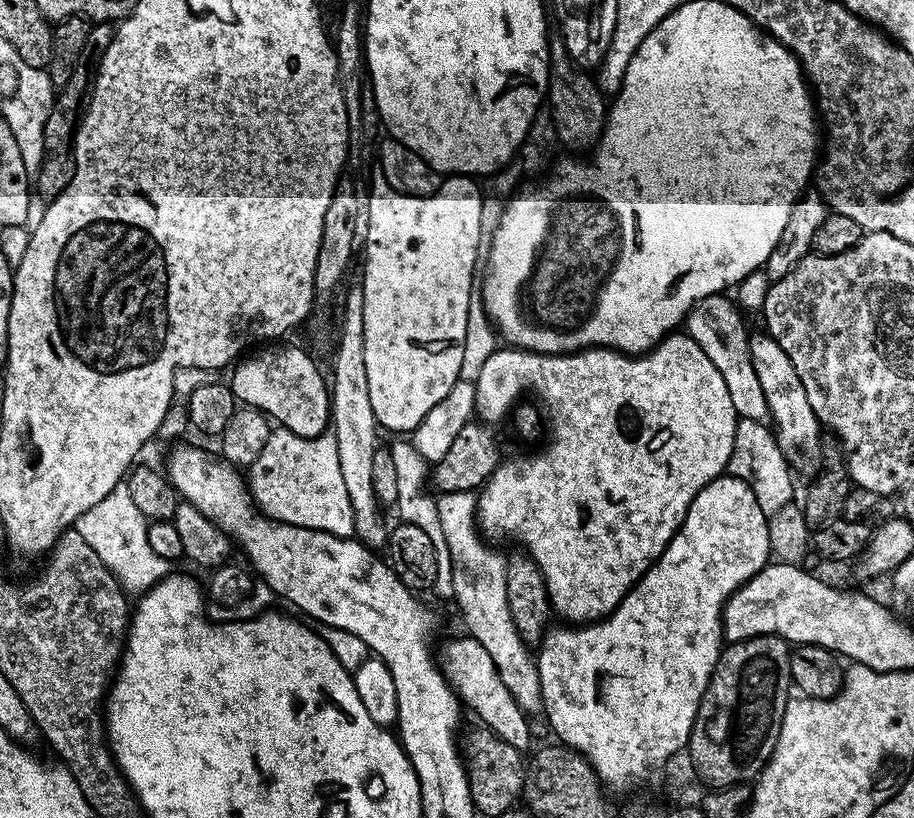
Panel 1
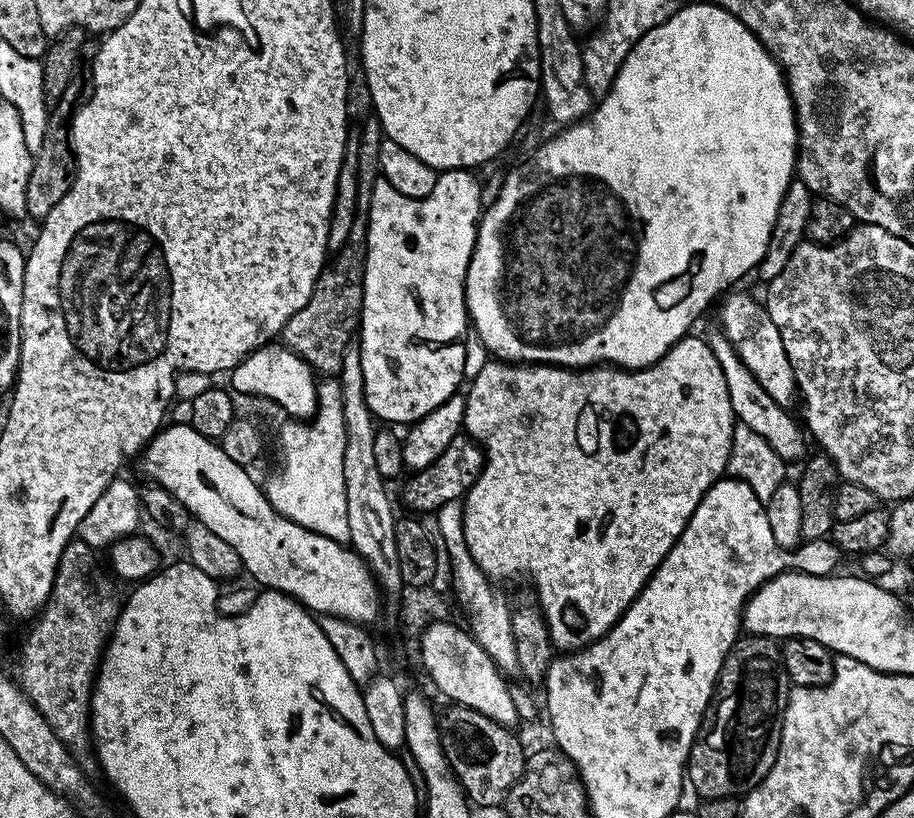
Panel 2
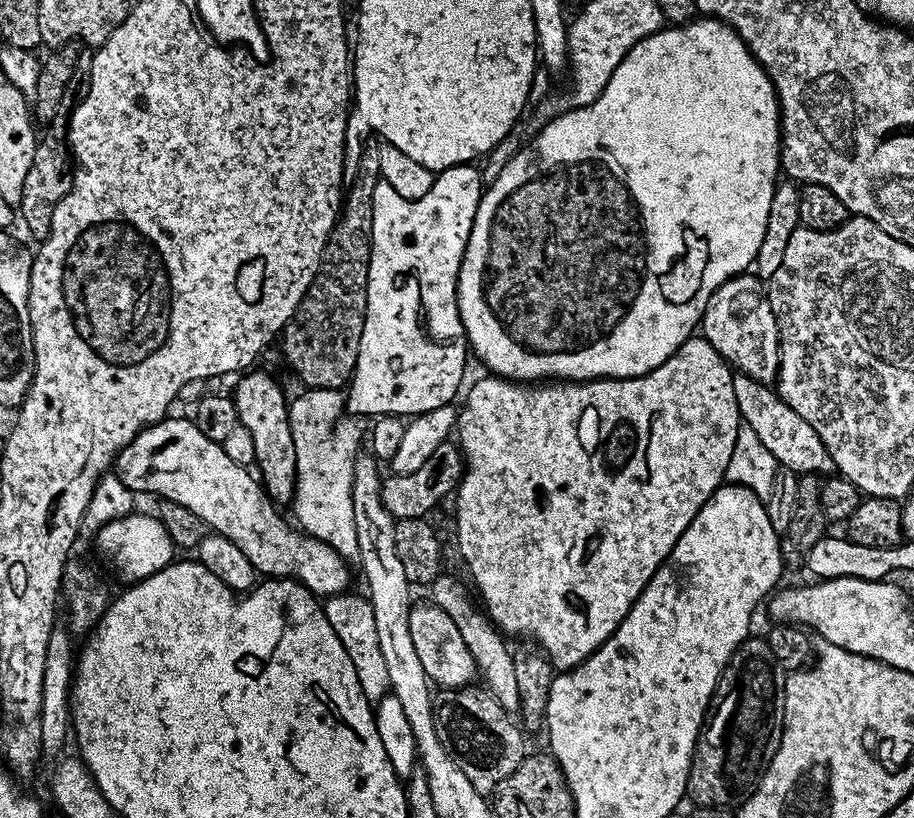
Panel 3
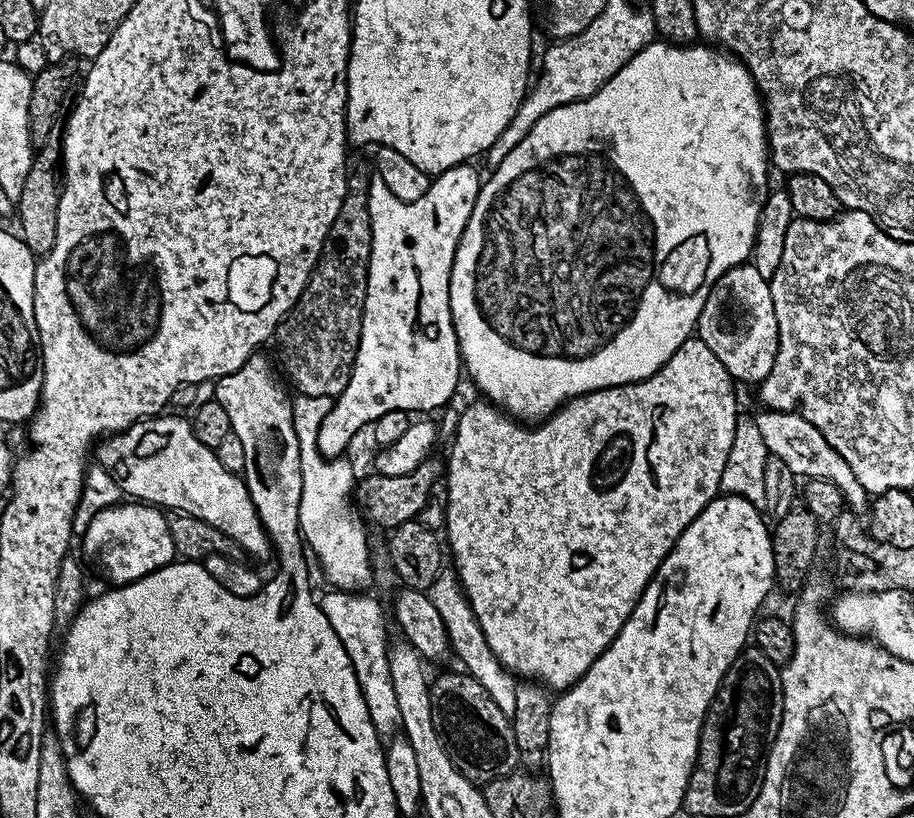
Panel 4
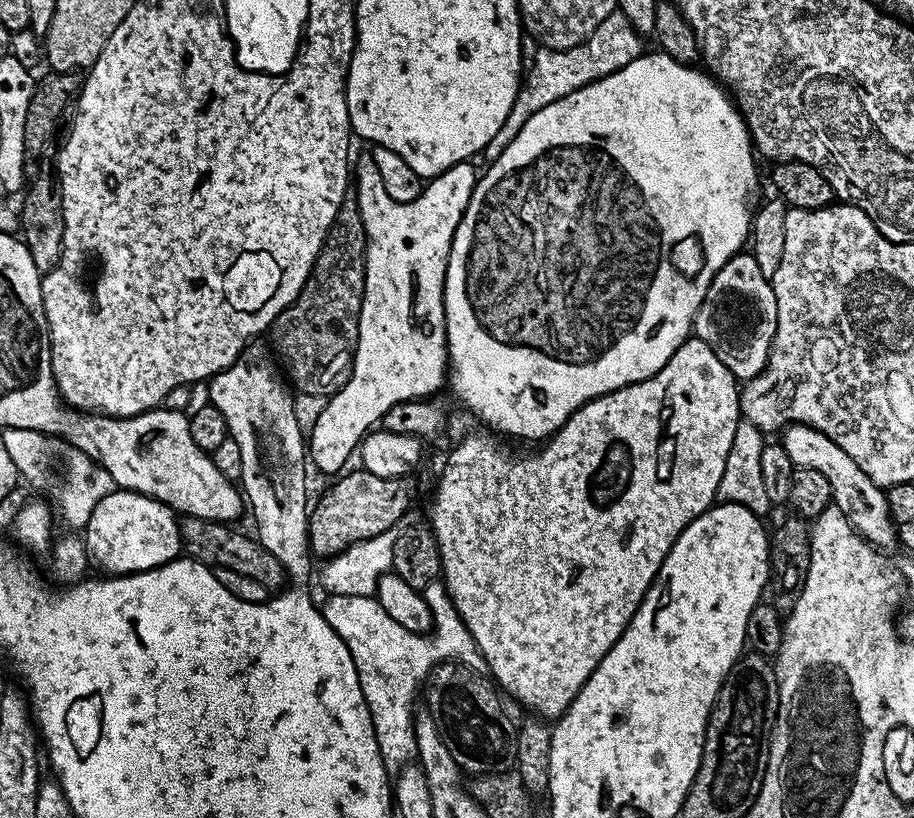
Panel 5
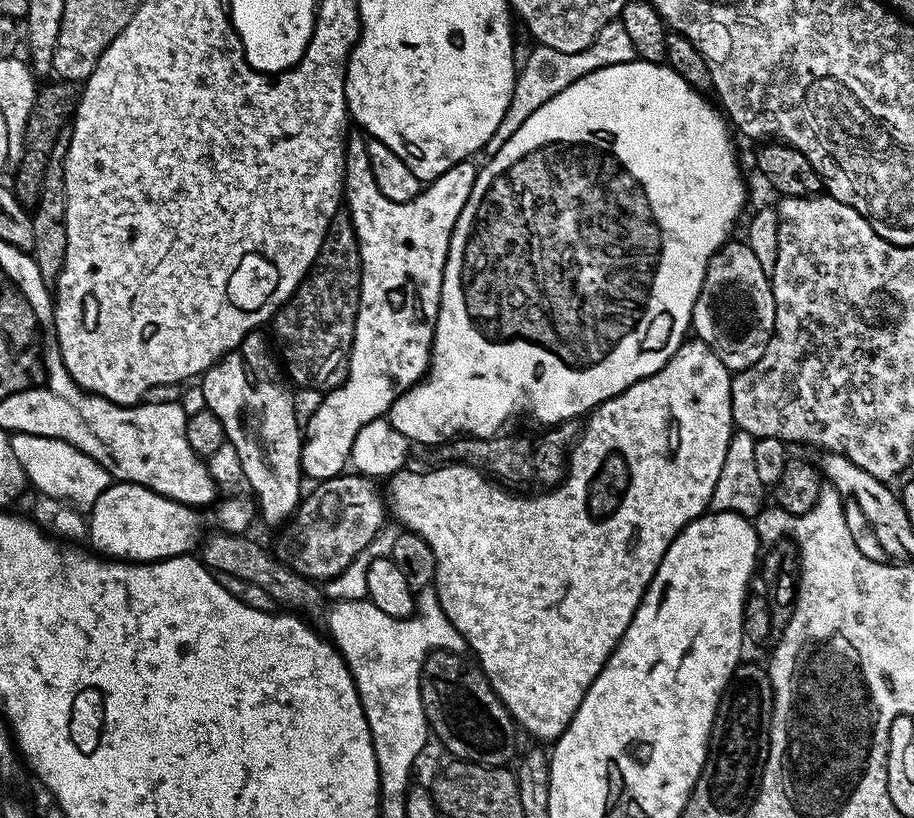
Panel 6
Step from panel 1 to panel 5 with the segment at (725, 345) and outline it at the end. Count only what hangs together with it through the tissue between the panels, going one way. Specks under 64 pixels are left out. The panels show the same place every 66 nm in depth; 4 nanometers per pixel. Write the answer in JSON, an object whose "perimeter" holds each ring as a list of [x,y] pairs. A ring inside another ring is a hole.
{"perimeter":[[[805,424],[788,425],[783,429],[782,436],[784,436],[782,437],[784,449],[786,454],[790,454],[792,465],[806,470],[818,470],[818,474],[826,477],[826,482],[830,482],[832,504],[838,510],[842,510],[844,517],[868,544],[880,550],[897,547],[896,526],[892,523],[891,512],[888,511],[888,497],[885,489],[870,482],[862,466],[858,466],[858,462],[854,462],[854,458],[850,458],[850,454],[846,454],[842,446],[830,442],[826,434]]]}

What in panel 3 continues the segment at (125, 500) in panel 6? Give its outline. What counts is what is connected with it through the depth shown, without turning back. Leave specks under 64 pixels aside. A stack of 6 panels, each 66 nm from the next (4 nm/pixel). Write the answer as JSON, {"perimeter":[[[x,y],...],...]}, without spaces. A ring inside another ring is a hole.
{"perimeter":[[[139,510],[127,516],[120,516],[117,520],[106,522],[94,533],[96,552],[121,576],[124,582],[139,582],[150,578],[158,570],[173,563],[174,545],[170,534],[162,526],[162,522],[155,515],[143,516]]]}

